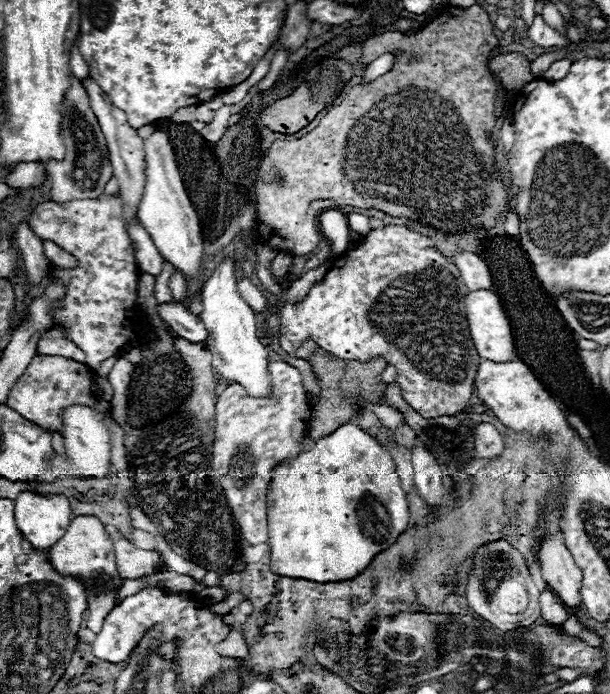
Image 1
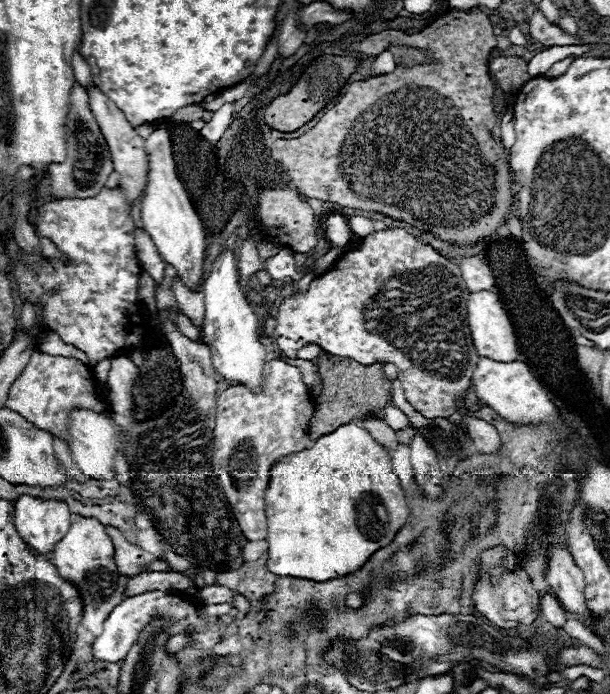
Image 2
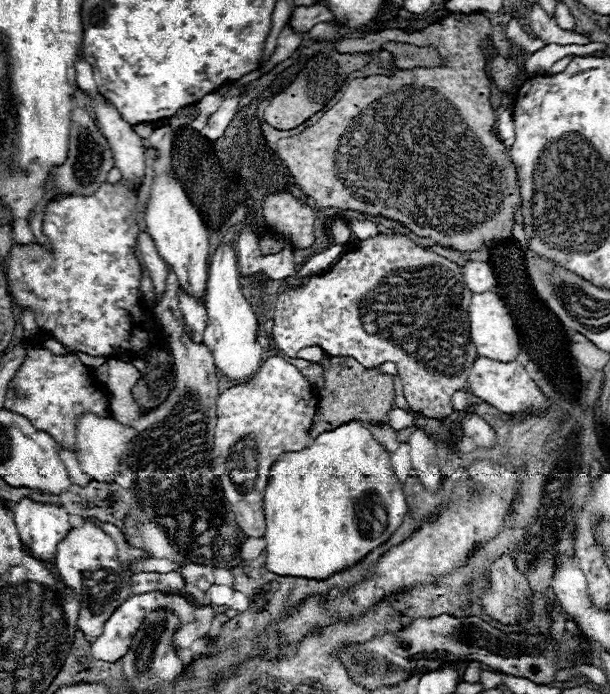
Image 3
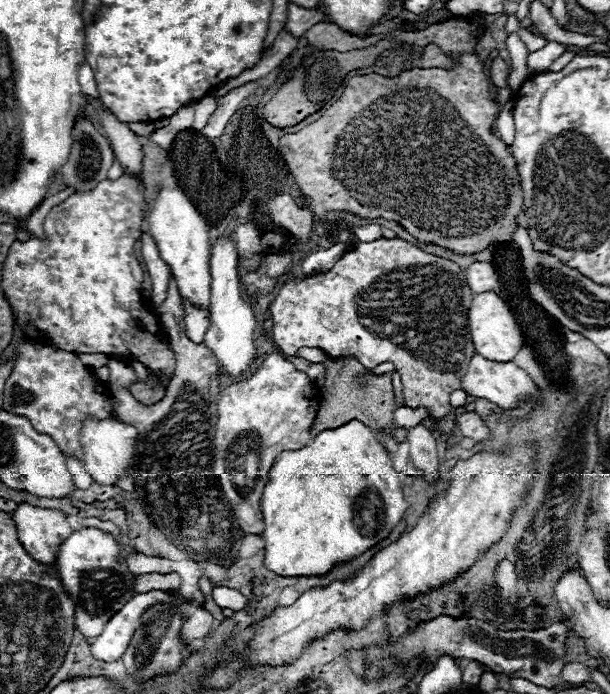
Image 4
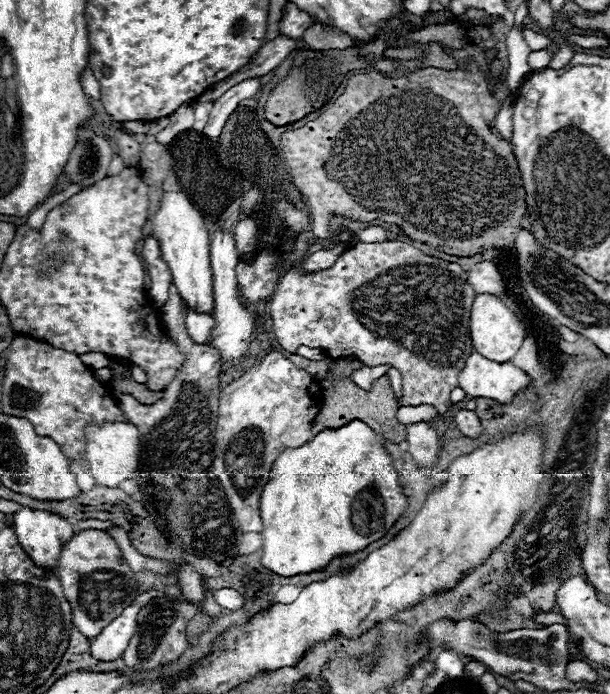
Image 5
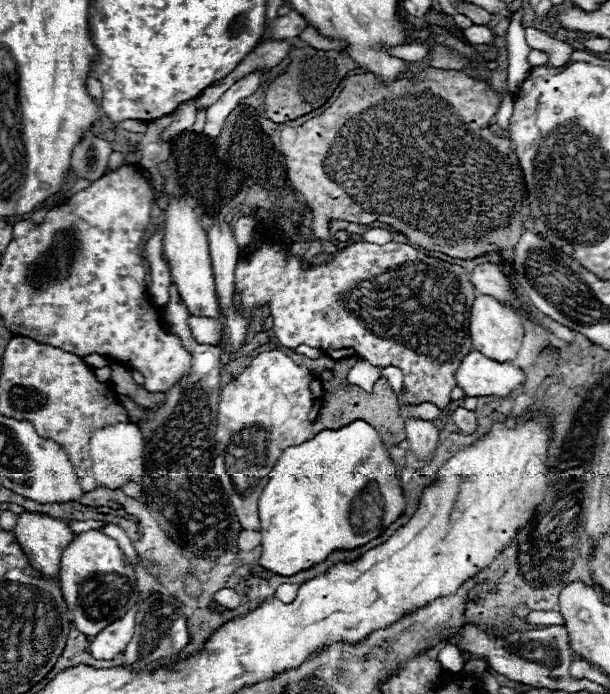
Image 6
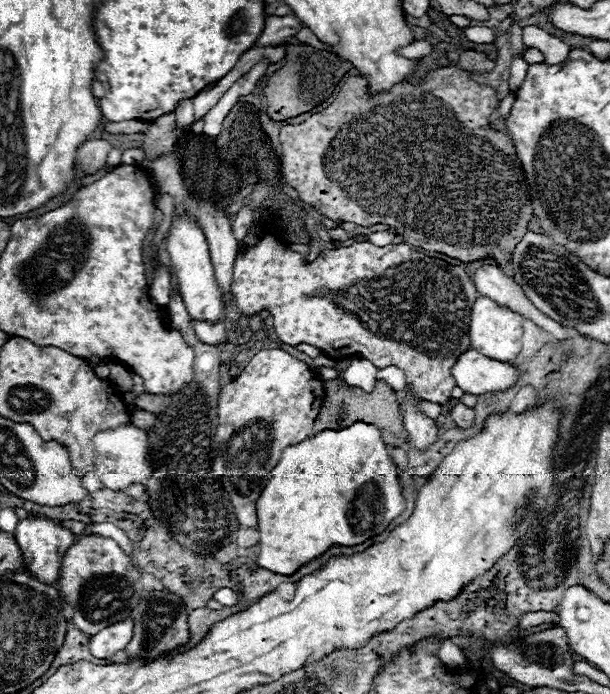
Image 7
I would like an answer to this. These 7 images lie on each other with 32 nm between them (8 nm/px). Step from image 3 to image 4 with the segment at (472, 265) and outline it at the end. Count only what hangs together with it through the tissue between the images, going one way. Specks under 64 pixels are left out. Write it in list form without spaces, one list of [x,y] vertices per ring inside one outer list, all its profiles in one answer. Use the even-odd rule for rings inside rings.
[[[474,262],[466,270],[466,284],[472,288],[472,292],[498,292],[500,290],[500,280],[498,274],[494,272],[492,264],[488,262]]]

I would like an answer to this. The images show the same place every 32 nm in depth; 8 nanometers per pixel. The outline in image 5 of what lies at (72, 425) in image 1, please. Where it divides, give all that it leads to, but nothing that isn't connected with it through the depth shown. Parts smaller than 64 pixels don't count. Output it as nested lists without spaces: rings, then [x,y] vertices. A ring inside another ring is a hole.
[[[104,422],[104,424],[88,424],[86,434],[86,460],[88,472],[92,478],[102,484],[116,488],[122,480],[132,478],[138,470],[138,454],[140,454],[140,432],[136,426],[126,422]]]

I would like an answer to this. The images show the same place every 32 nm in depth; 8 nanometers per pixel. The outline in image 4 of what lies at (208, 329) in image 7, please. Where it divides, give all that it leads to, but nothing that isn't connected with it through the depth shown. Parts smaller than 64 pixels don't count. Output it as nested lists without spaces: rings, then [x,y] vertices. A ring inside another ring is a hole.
[[[182,298],[182,308],[184,308],[184,322],[186,322],[186,332],[190,340],[196,340],[196,344],[204,342],[204,334],[210,326],[208,312],[194,306],[190,300]]]

